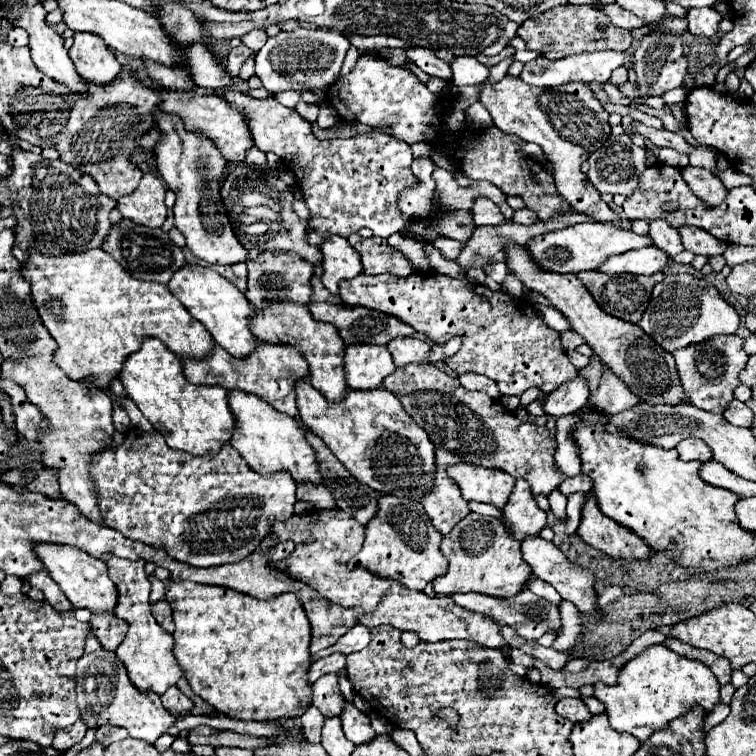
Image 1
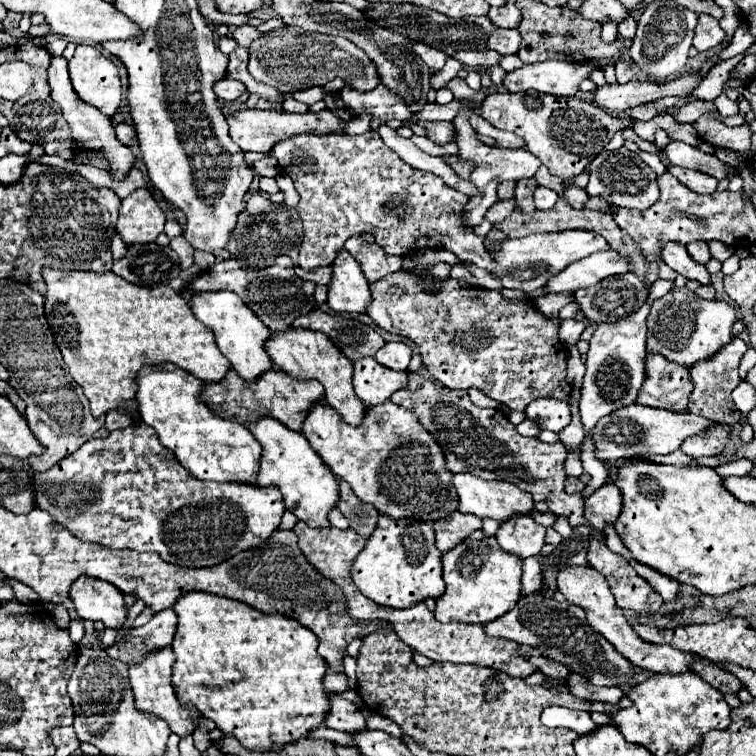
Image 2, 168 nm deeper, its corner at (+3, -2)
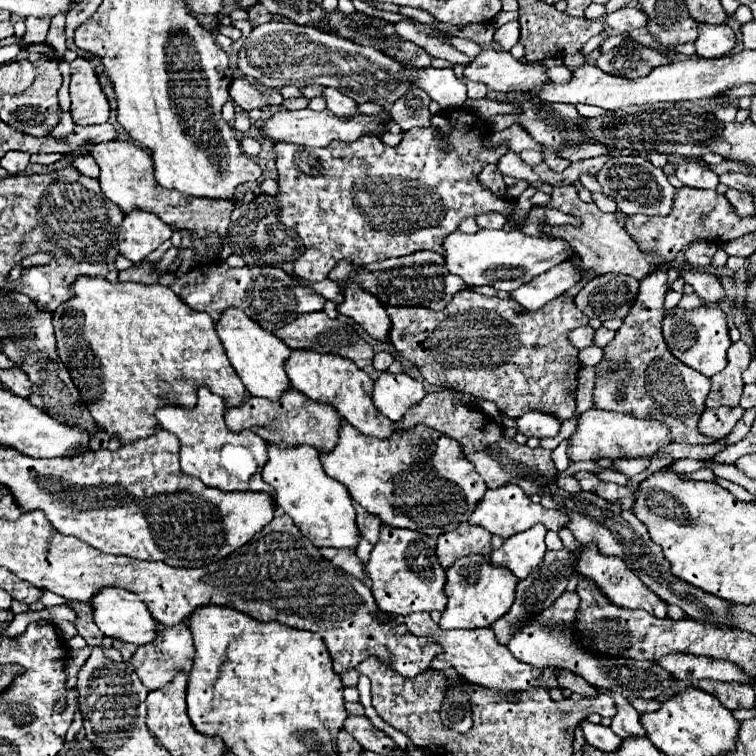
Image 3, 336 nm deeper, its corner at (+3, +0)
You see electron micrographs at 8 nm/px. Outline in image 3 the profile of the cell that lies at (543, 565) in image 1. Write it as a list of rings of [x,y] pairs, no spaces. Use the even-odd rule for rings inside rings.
[[[669,653],[657,661],[667,673],[673,673],[675,679],[697,683],[699,679],[717,679],[717,681],[743,681],[753,683],[753,677],[745,677],[733,661],[713,661],[711,657],[693,657],[689,653]]]

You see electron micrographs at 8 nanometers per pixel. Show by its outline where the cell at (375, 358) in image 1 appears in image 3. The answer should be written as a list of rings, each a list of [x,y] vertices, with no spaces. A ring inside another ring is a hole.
[[[383,371],[383,373],[373,381],[373,393],[371,393],[375,407],[377,407],[387,419],[391,419],[391,421],[401,421],[401,419],[403,419],[403,413],[405,413],[411,405],[415,405],[423,395],[425,395],[423,385],[421,385],[417,379],[411,379],[407,373],[395,375],[395,373],[389,373],[389,371]]]

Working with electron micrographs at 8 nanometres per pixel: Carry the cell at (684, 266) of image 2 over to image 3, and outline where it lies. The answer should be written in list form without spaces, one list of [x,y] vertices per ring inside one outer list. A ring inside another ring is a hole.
[[[693,267],[685,269],[685,273],[679,275],[685,283],[693,285],[695,293],[703,299],[703,303],[721,303],[723,301],[723,287],[719,277],[713,277],[713,273],[701,273]]]

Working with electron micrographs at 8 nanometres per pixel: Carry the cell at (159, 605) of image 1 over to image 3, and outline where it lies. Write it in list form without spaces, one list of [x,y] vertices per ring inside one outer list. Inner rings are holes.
[[[157,623],[157,637],[149,645],[137,647],[135,655],[129,661],[129,667],[137,673],[141,683],[149,691],[153,691],[153,689],[159,689],[165,683],[169,683],[179,671],[189,673],[189,669],[193,665],[193,657],[195,657],[195,649],[193,649],[193,639],[191,639],[187,625],[175,625],[173,629],[169,629],[169,625]]]

